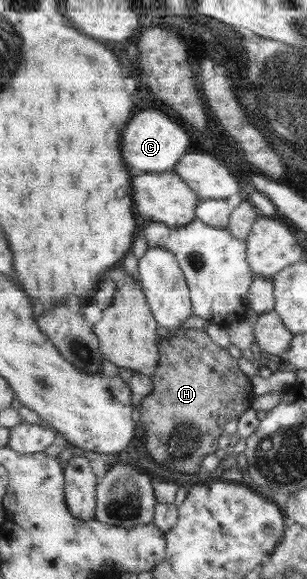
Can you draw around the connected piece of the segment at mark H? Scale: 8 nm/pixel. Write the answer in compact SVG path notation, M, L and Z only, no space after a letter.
M185 326L181 328L176 328L170 331L168 336L160 338L159 340L159 350L160 350L160 360L158 365L155 367L155 373L152 376L153 390L148 397L144 398L142 405L139 407L139 421L142 422L142 427L145 431L145 450L149 453L149 457L155 459L158 463L161 463L164 467L169 467L178 473L184 473L184 475L194 475L200 471L202 461L206 455L214 453L218 449L218 439L221 439L228 421L232 419L238 419L246 409L251 407L252 402L255 400L255 392L251 382L251 378L243 373L240 368L239 359L234 359L226 348L221 347L218 343L214 343L212 339L206 333L206 330L198 330L195 328L187 328Z

